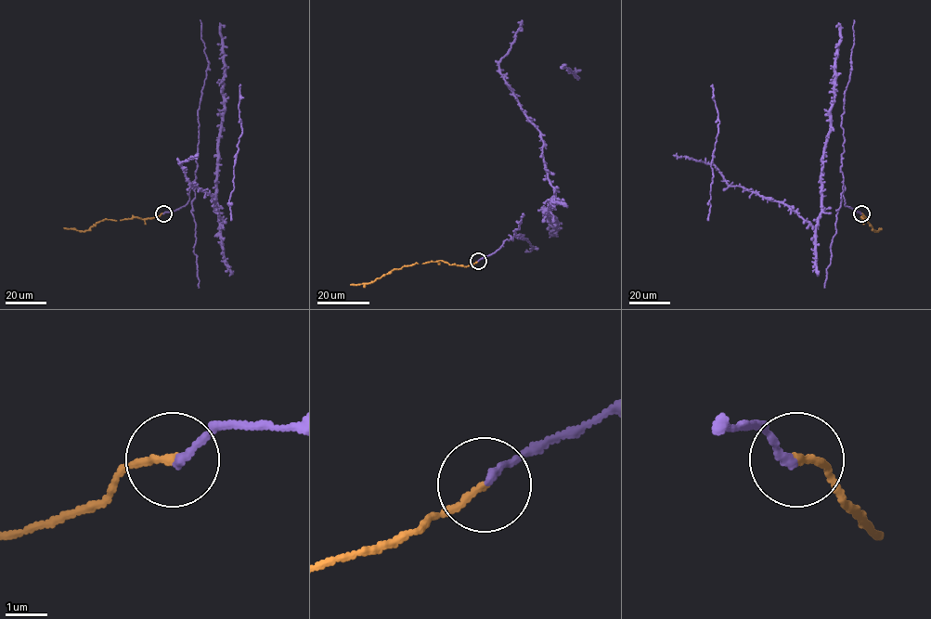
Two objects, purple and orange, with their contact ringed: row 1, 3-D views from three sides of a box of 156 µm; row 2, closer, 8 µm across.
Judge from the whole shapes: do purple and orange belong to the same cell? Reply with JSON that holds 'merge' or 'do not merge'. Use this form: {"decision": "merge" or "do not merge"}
{"decision": "merge"}

